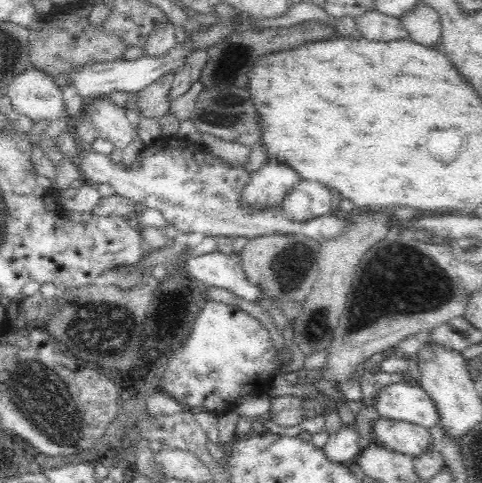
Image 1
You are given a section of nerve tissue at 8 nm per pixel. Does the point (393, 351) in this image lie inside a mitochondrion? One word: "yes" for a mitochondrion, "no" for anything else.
no

